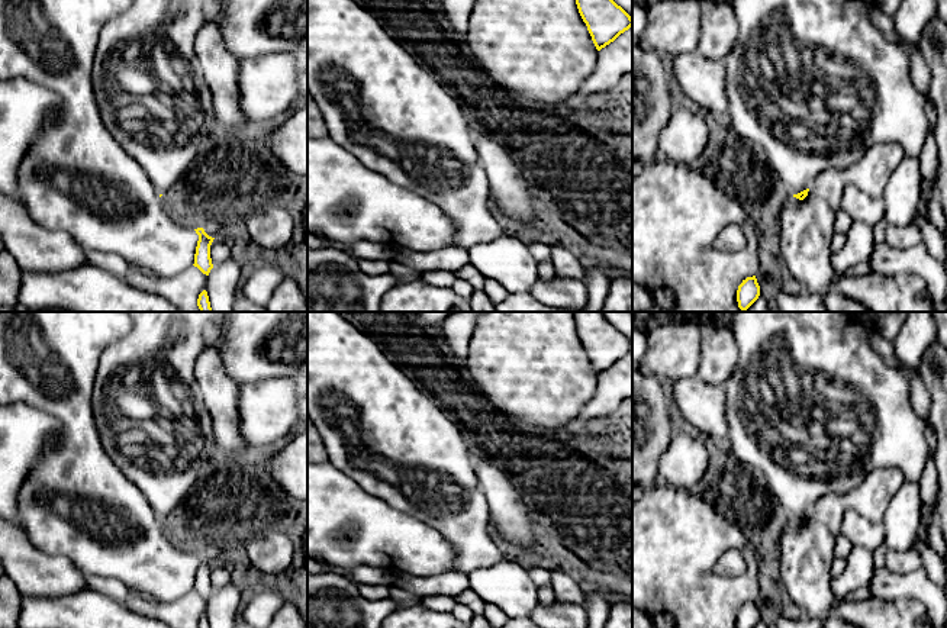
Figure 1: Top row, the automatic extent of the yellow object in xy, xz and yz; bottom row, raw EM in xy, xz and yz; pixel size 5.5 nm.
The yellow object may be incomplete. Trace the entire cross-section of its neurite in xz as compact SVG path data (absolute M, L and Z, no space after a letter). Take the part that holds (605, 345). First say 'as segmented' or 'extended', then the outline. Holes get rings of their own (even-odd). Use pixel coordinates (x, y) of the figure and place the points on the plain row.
as segmented | M573 312L576 329L597 376L632 351L632 342L602 312Z

